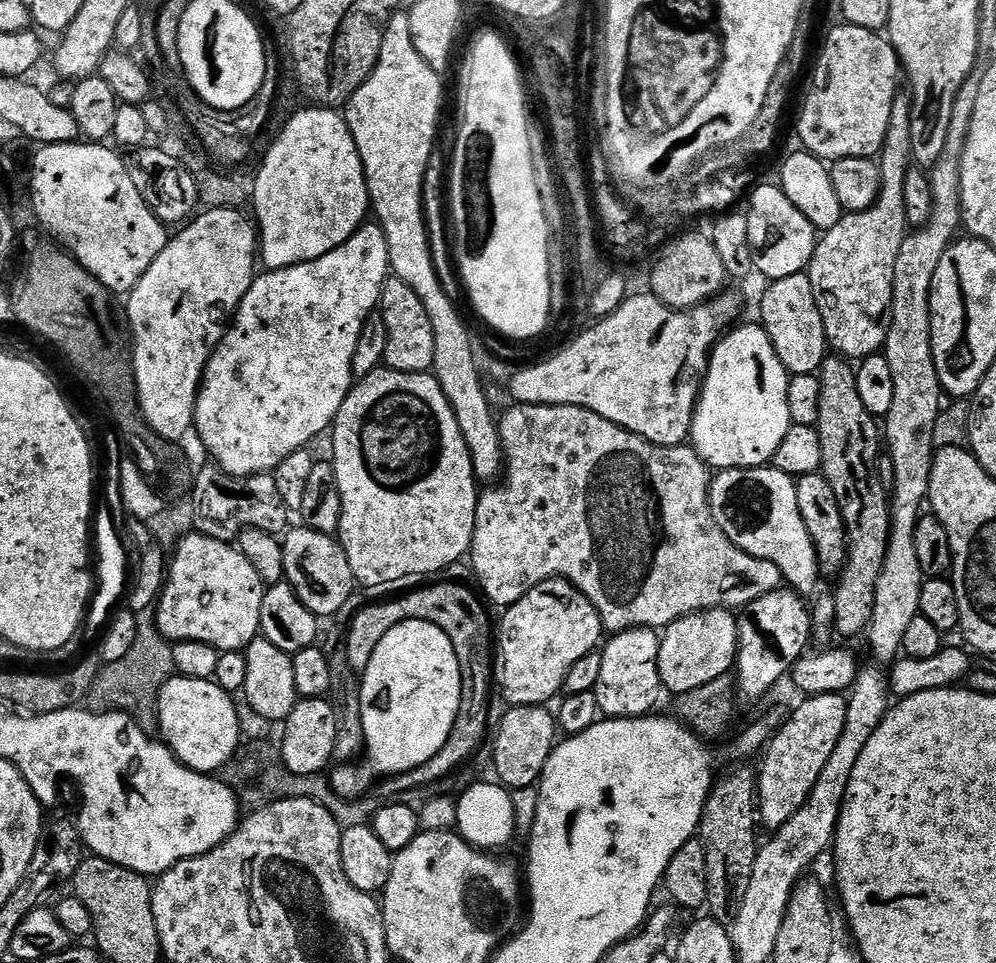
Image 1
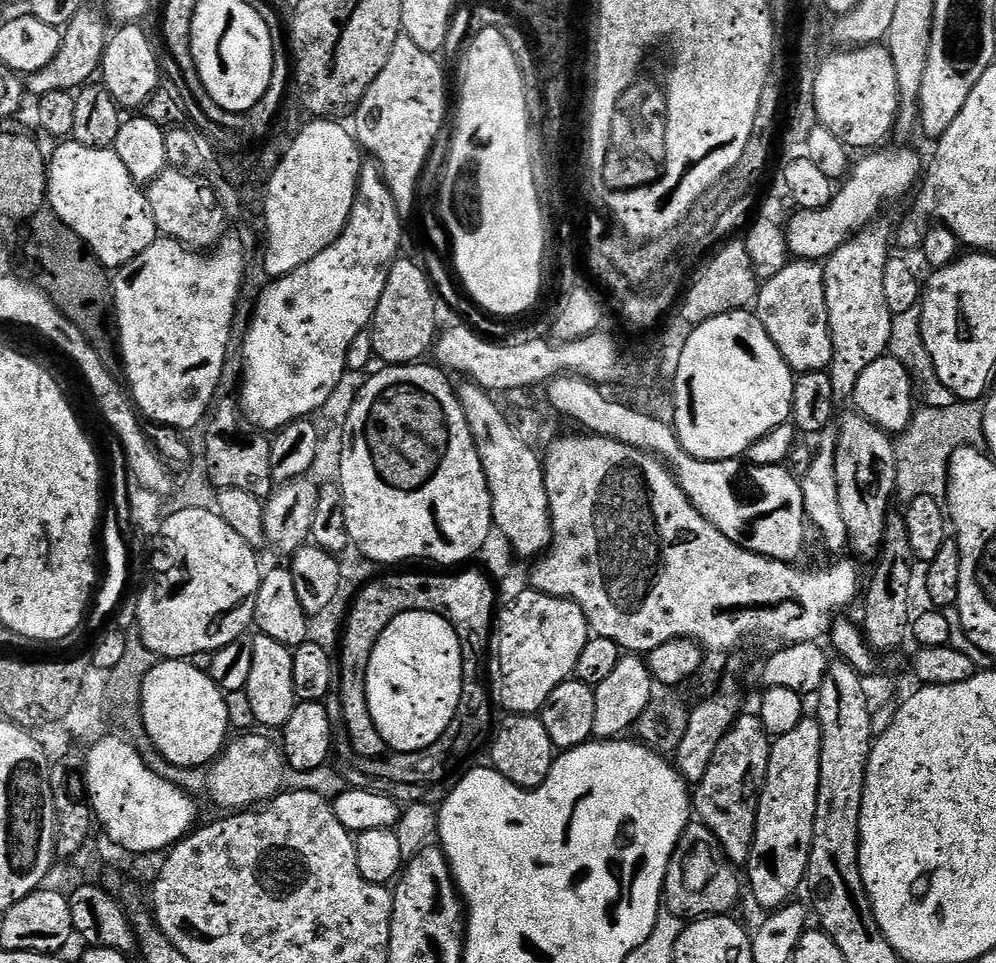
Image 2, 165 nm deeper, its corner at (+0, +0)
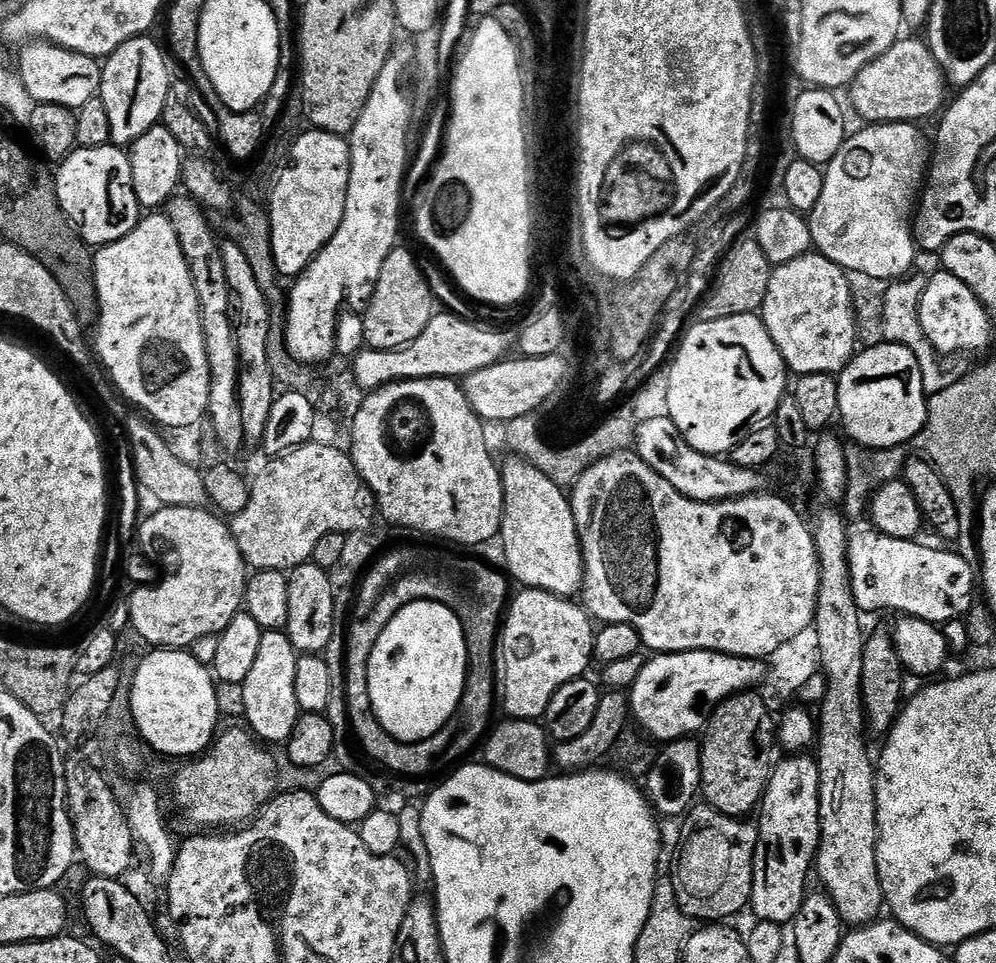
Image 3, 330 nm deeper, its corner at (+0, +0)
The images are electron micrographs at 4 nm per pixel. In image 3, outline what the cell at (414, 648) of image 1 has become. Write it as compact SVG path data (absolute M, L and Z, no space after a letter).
M419 600L408 604L382 630L374 654L368 663L370 682L370 702L378 722L394 739L403 744L417 744L419 740L430 738L449 727L452 715L461 711L460 703L466 700L465 686L468 679L468 651L462 622L444 604L433 600Z

